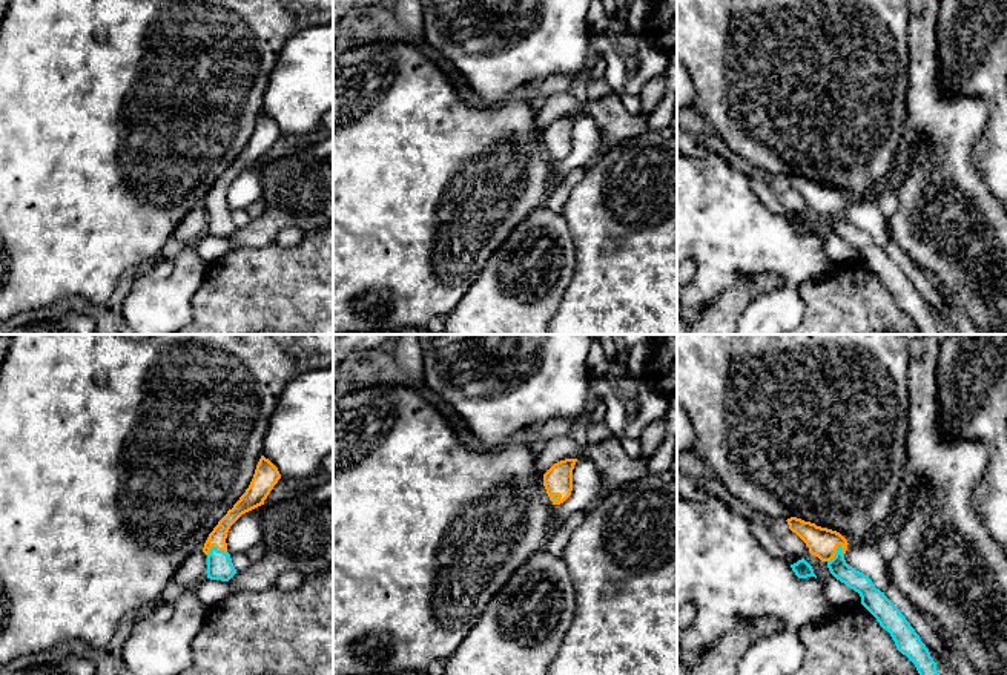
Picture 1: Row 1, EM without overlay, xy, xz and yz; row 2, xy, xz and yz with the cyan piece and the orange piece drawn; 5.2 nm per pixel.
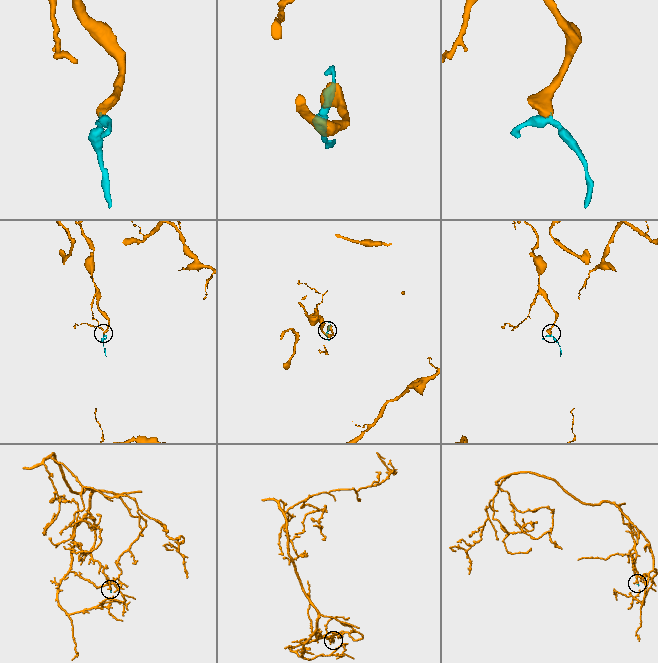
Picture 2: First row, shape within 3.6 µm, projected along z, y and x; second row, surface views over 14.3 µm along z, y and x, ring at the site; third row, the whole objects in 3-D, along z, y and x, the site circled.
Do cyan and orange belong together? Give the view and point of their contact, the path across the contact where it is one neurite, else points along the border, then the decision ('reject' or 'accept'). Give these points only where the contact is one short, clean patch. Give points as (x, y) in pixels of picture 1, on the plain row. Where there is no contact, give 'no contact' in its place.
contact yz (837, 209); way yz (840, 226), (837, 209), (822, 198); accept

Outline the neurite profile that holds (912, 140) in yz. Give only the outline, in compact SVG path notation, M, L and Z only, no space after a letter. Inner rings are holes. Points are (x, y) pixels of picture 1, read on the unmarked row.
M909 130L904 143L904 153L903 158L900 160L900 170L898 170L898 178L904 175L906 172L906 158L909 155L909 150L912 147L920 147L926 143L926 137L916 135L915 132Z

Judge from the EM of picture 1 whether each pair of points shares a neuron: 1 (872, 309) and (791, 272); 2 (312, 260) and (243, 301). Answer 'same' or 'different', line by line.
1: different
2: same

